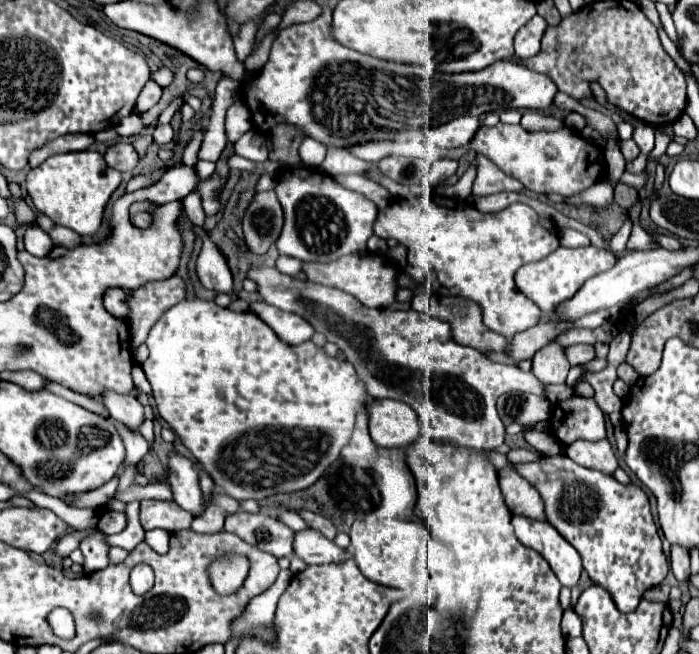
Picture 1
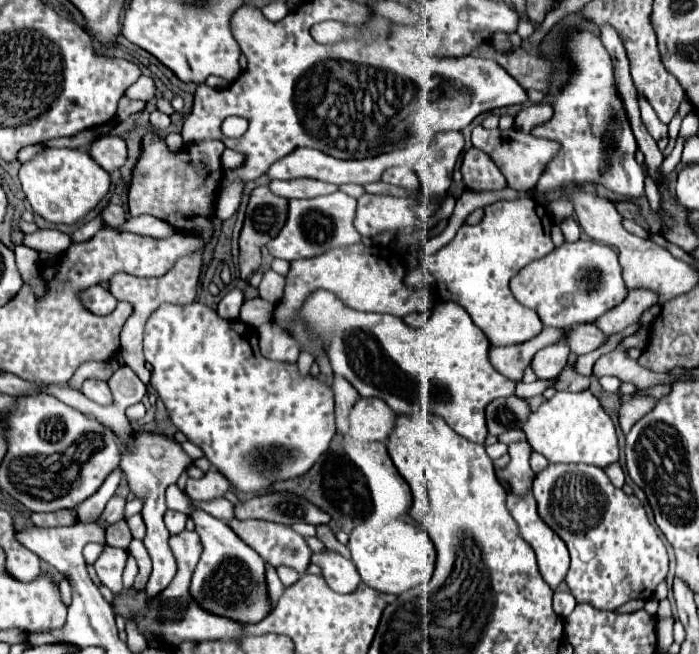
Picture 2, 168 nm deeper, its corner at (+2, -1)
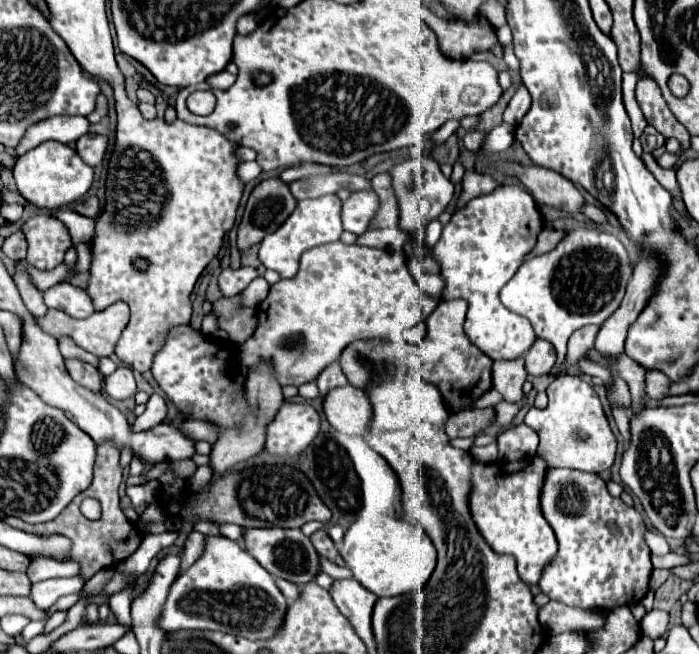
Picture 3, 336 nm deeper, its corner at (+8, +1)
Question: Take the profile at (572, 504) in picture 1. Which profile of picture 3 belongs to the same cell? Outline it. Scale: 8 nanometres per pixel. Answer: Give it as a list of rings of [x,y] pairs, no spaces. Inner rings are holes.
[[[548,469],[542,513],[558,539],[558,553],[544,567],[538,583],[546,597],[570,607],[610,611],[636,603],[646,595],[652,573],[650,549],[644,541],[646,525],[636,509],[608,493],[606,483],[598,475],[574,469]]]

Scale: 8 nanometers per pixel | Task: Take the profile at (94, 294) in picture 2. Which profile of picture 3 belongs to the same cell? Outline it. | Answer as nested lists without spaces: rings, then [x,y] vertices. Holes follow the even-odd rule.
[[[58,283],[44,293],[44,303],[50,309],[60,309],[76,319],[90,317],[94,313],[92,299],[84,289],[72,287],[70,283]]]

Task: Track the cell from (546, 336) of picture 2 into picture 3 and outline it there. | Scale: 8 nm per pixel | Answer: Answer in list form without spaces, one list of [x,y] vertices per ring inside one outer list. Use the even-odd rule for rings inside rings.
[[[522,357],[492,365],[492,385],[504,397],[504,401],[510,403],[522,401],[524,381],[526,381],[526,369]]]

